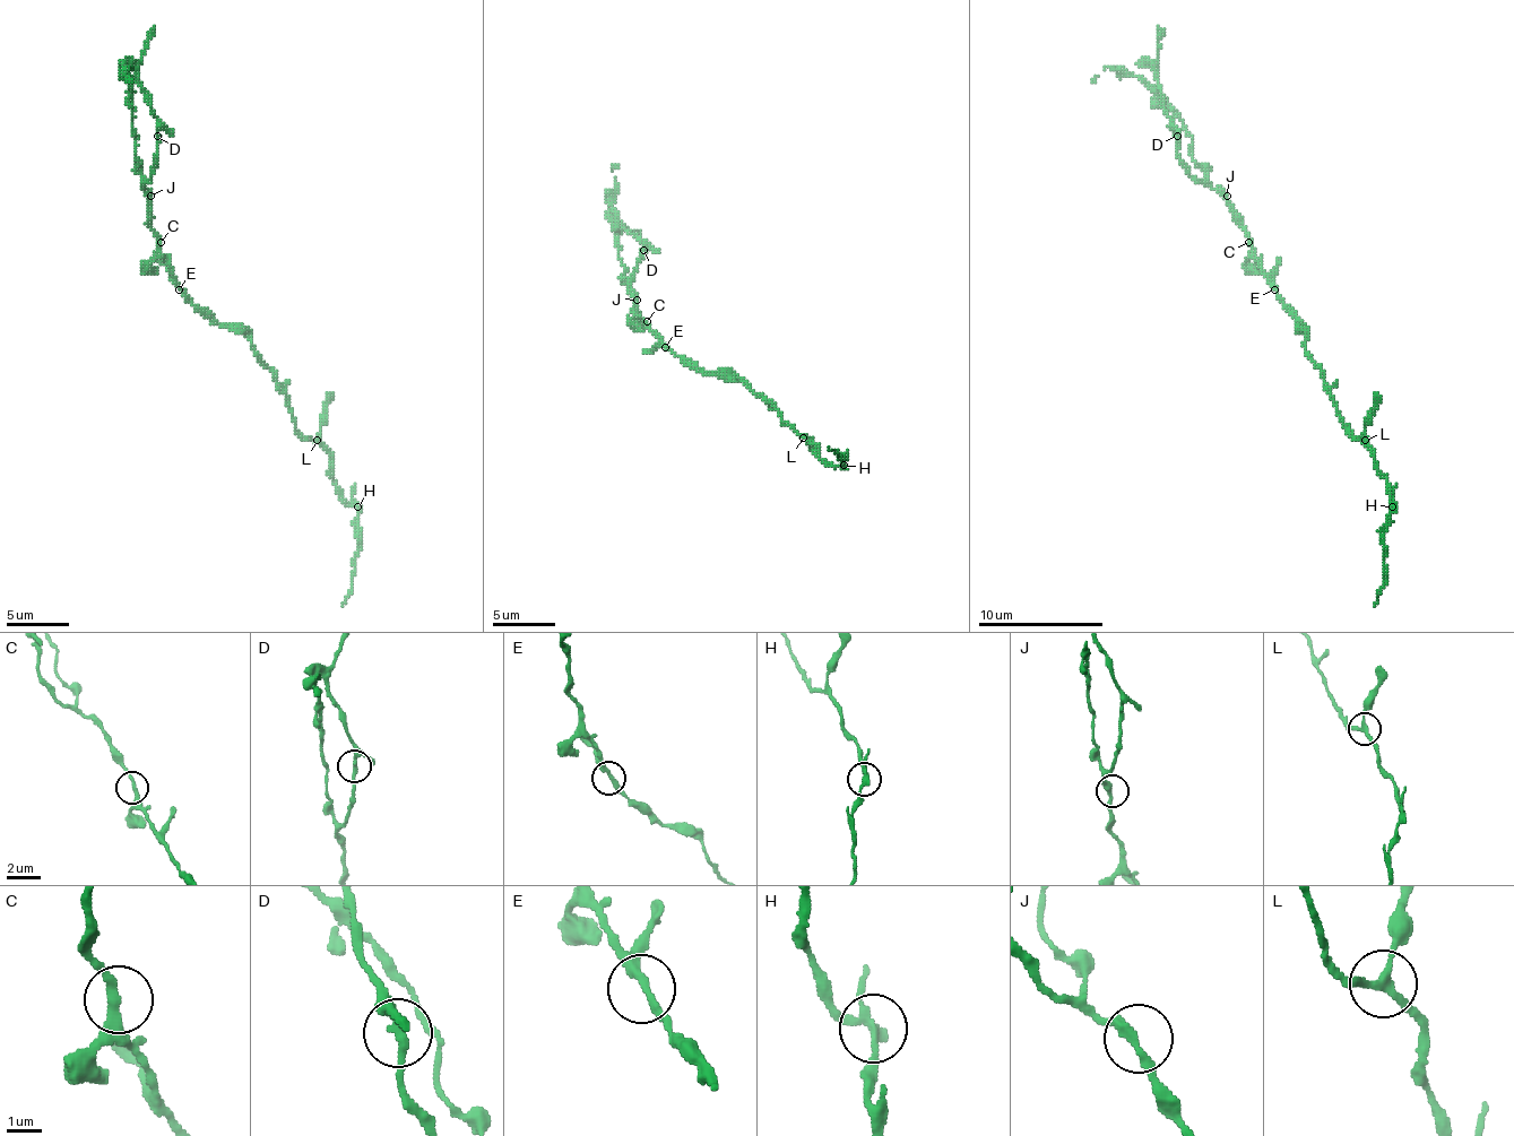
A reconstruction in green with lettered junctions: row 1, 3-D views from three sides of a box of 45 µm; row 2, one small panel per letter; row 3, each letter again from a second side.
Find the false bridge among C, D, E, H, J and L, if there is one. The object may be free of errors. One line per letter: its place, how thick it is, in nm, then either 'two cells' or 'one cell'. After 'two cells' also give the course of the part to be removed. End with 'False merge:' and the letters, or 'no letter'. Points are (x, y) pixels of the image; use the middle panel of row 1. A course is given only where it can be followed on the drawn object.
C: at (647, 321); 240 nm thick; one cell
D: at (643, 250); 200 nm thick; one cell
E: at (665, 347); 240 nm thick; one cell
H: at (844, 465); 200 nm thick; two cells; foreign part runs (845, 466), (845, 457), (838, 457), (829, 447)
J: at (637, 300); 280 nm thick; one cell
L: at (803, 438); 200 nm thick; one cell
False merge: H

